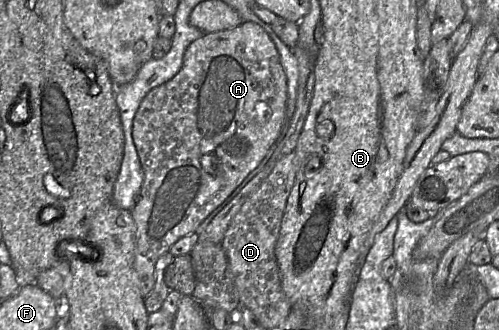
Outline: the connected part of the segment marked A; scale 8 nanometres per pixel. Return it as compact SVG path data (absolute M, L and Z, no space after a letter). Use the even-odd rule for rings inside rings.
M242 21L234 28L204 33L187 47L179 72L167 82L151 89L143 98L133 120L133 140L144 172L143 184L132 210L136 225L134 270L138 287L145 298L155 285L155 265L160 256L184 236L204 231L212 218L224 208L243 187L244 179L266 156L271 146L282 137L287 105L287 78L278 50L262 26L253 21Z

